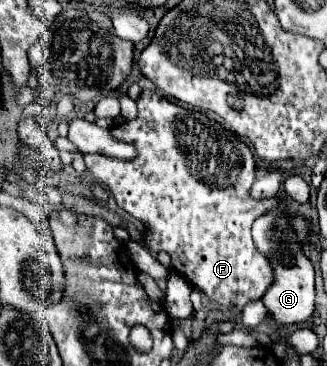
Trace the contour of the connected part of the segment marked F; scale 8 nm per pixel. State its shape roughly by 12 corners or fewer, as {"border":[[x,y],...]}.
{"border":[[143,91],[85,155],[91,179],[217,305],[273,283],[251,225],[255,157],[199,111]]}

